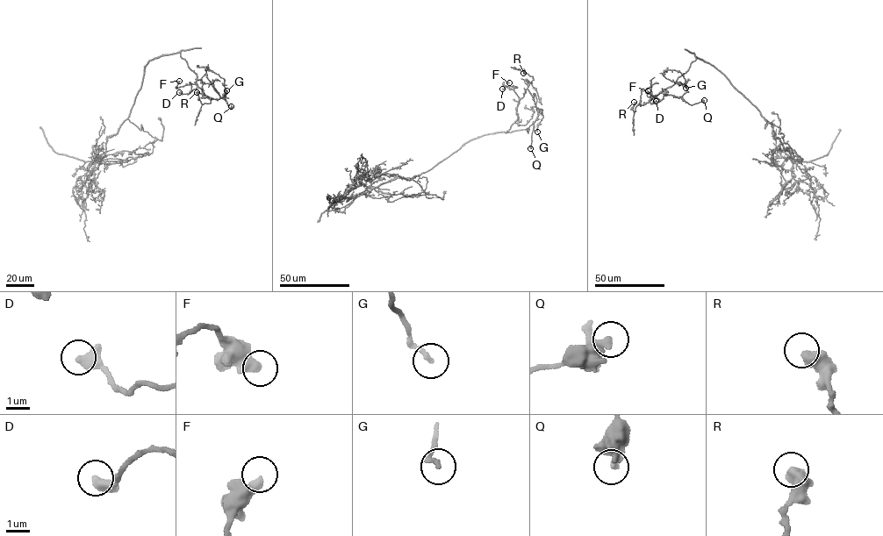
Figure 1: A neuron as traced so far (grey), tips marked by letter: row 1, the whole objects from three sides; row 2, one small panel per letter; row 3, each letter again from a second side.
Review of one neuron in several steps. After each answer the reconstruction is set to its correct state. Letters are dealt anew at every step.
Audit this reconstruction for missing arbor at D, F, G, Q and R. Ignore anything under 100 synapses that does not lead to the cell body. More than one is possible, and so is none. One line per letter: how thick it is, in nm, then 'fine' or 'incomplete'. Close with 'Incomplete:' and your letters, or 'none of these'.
D: 550 nm | fine
F: 440 nm | fine
G: 170 nm | fine
Q: 320 nm | fine
R: 500 nm | fine
Incomplete: none of these

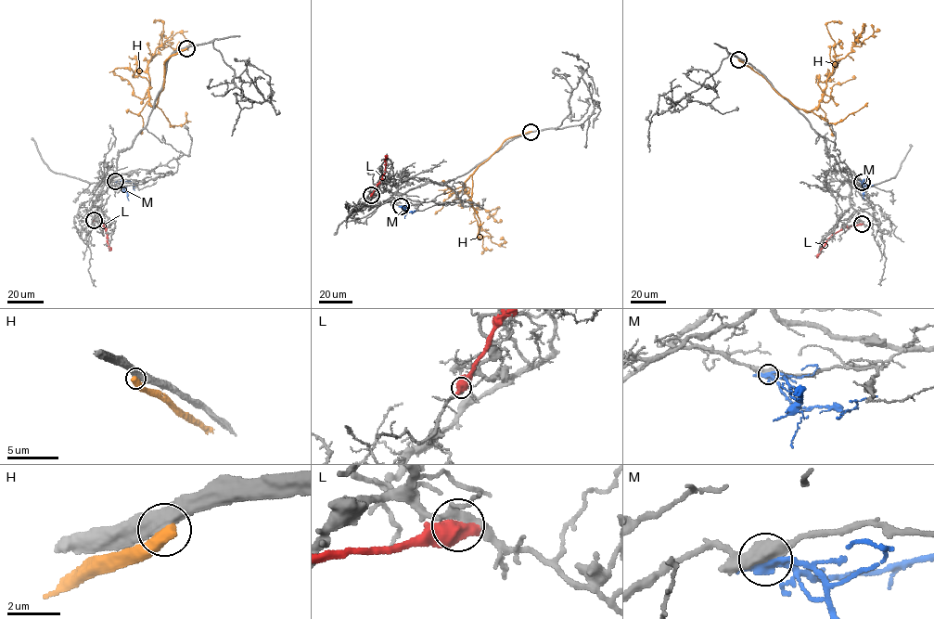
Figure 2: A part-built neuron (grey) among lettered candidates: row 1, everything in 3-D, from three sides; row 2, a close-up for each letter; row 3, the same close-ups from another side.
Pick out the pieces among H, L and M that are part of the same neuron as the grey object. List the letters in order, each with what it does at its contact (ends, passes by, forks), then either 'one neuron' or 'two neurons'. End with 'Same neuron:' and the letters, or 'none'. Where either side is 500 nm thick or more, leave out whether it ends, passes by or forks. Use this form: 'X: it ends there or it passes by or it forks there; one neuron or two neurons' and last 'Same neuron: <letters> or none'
H: two neurons
L: two neurons
M: two neurons
Same neuron: none

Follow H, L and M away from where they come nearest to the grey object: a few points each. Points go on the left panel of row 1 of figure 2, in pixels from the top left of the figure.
H: (186, 48), (165, 61), (163, 87), (153, 108), (148, 61), (176, 32), (189, 43), (187, 50)
L: (94, 220), (99, 221), (106, 229), (111, 251)
M: (115, 181), (130, 181), (134, 190)

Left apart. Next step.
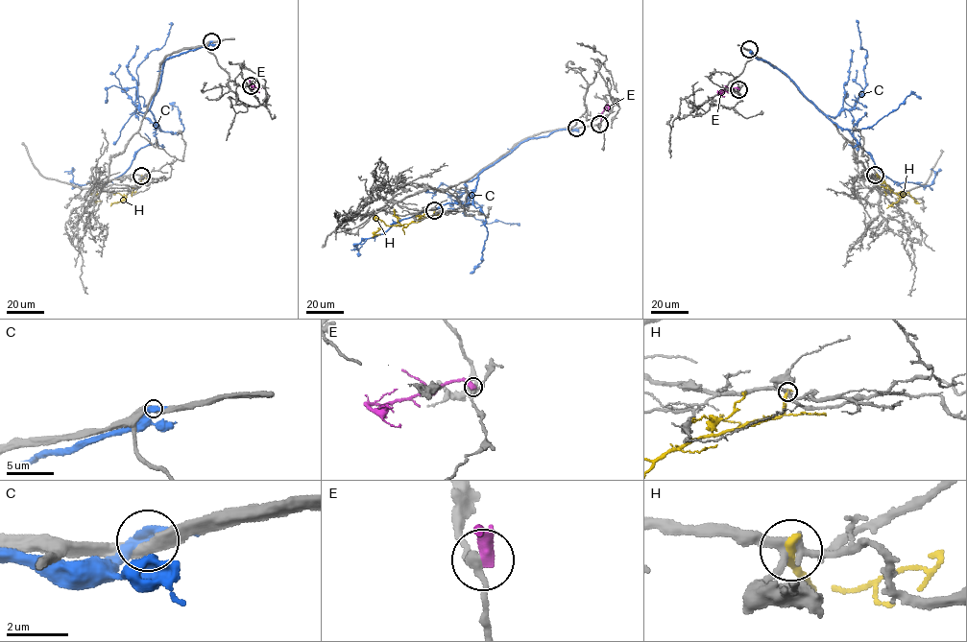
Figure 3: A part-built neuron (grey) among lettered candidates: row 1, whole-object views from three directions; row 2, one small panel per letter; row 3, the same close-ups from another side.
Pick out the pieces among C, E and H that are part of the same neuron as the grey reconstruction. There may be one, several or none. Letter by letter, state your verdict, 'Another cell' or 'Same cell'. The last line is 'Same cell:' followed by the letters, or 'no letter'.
C: Another cell
E: Another cell
H: Another cell
Same cell: no letter

